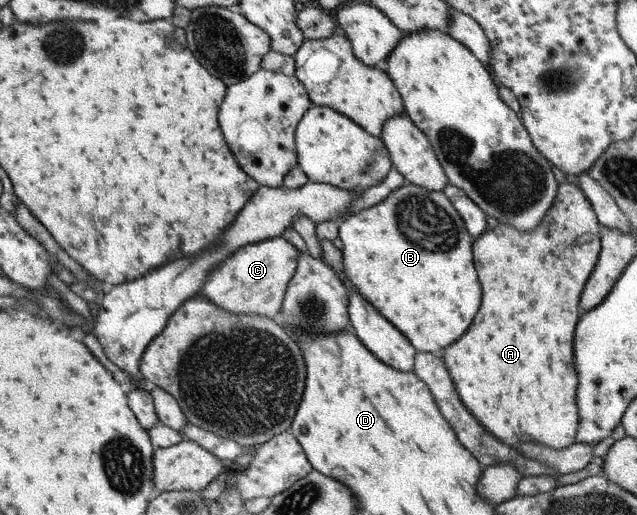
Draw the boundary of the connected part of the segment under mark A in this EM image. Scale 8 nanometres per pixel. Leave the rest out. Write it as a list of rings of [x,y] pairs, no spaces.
[[[565,181],[557,183],[555,198],[552,200],[541,222],[532,231],[521,232],[510,224],[499,223],[492,230],[480,234],[472,242],[472,259],[483,292],[483,300],[481,300],[481,306],[479,306],[471,326],[467,328],[467,332],[459,340],[455,340],[455,344],[446,346],[441,358],[445,360],[444,365],[447,366],[448,375],[453,380],[453,386],[455,386],[455,390],[459,394],[459,400],[463,402],[462,405],[471,410],[472,417],[477,419],[478,423],[482,424],[488,433],[491,433],[499,442],[513,447],[515,450],[517,443],[523,441],[538,442],[557,450],[565,448],[568,444],[574,442],[574,434],[578,423],[575,404],[578,382],[573,368],[571,338],[573,338],[573,328],[575,328],[575,324],[581,316],[578,310],[578,300],[585,281],[595,266],[600,251],[600,227],[596,214],[581,189],[577,184]]]

